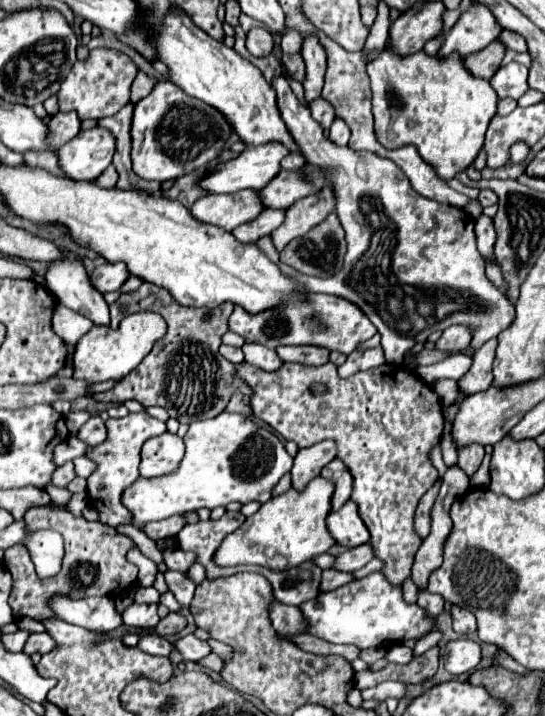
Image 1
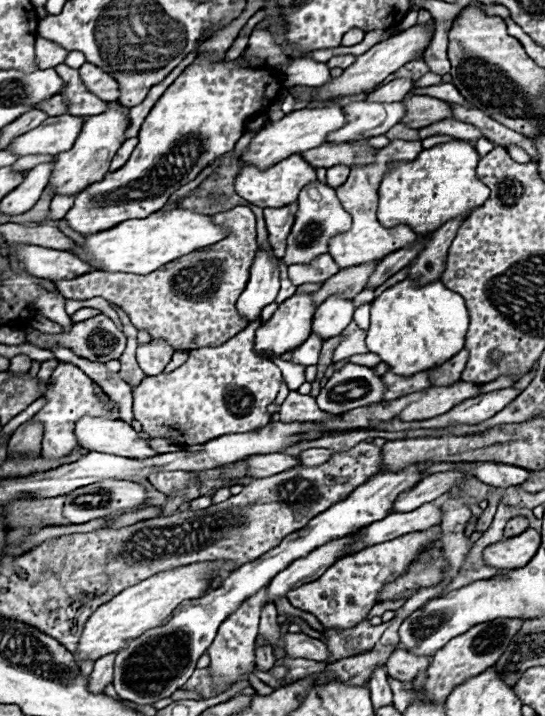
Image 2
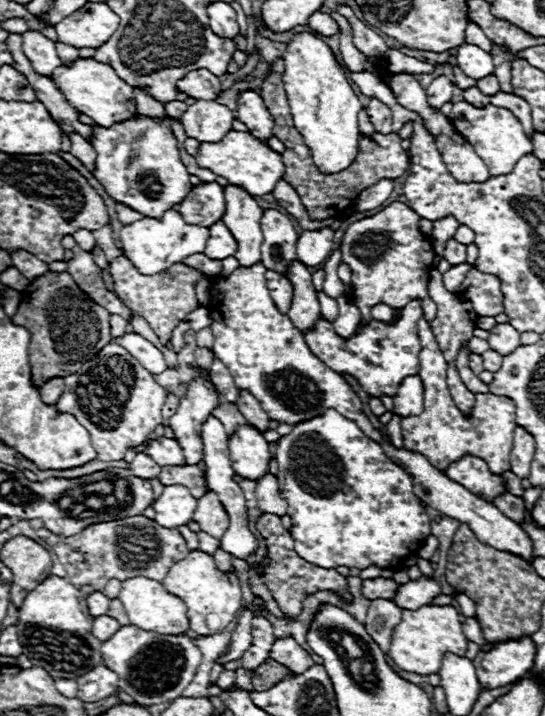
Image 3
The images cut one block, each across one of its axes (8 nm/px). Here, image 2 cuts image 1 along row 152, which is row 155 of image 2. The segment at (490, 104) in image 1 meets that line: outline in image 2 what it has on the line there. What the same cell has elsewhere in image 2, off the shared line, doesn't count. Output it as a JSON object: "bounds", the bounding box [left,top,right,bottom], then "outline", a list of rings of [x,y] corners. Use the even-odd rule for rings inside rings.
{"bounds":[378,140,490,236],"outline":[[[454,140],[420,152],[414,162],[398,164],[380,184],[378,220],[386,228],[406,224],[418,236],[428,236],[446,224],[446,220],[470,216],[470,210],[482,206],[490,196],[488,186],[476,176],[478,160],[478,152],[470,142]]]}

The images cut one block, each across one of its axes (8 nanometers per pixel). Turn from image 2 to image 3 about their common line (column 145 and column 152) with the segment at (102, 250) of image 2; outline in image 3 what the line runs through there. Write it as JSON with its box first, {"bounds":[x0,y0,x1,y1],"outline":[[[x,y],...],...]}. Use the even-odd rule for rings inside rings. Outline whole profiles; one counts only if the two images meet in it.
{"bounds":[120,210,210,274],"outline":[[[166,210],[160,220],[156,218],[142,218],[132,224],[126,224],[120,230],[120,248],[122,254],[134,264],[134,268],[142,274],[158,274],[172,264],[182,262],[186,256],[204,252],[206,240],[210,238],[210,230],[196,226],[196,224],[186,224],[180,212],[176,210]]]}

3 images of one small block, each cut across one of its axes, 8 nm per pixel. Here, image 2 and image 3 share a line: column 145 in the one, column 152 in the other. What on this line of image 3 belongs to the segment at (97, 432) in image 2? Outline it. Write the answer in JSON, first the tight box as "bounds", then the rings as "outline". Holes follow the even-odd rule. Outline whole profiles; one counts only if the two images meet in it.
{"bounds":[144,436,184,466],"outline":[[[158,436],[158,438],[150,440],[150,444],[144,448],[144,454],[154,458],[158,462],[158,466],[180,466],[180,464],[184,464],[182,448],[178,446],[178,442],[174,438]]]}

